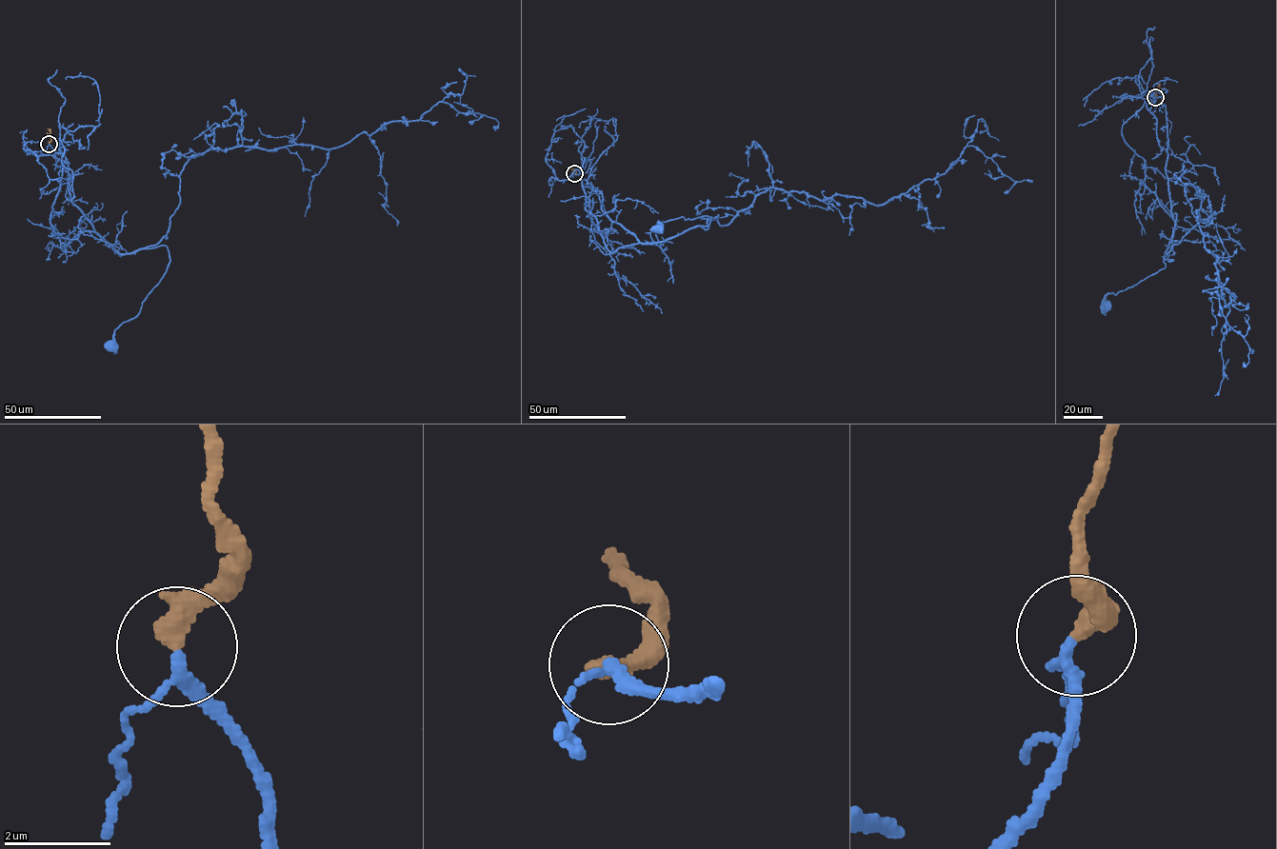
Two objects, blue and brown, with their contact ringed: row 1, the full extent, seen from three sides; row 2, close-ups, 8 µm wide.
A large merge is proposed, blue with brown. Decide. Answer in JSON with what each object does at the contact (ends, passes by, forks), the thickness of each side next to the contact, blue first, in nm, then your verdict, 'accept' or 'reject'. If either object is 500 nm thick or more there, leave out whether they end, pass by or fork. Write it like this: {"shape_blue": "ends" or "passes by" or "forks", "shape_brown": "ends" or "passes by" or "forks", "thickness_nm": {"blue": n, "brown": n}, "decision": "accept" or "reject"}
{"shape_blue": "passes by", "shape_brown": "ends", "thickness_nm": {"blue": 160, "brown": 400}, "decision": "accept"}

